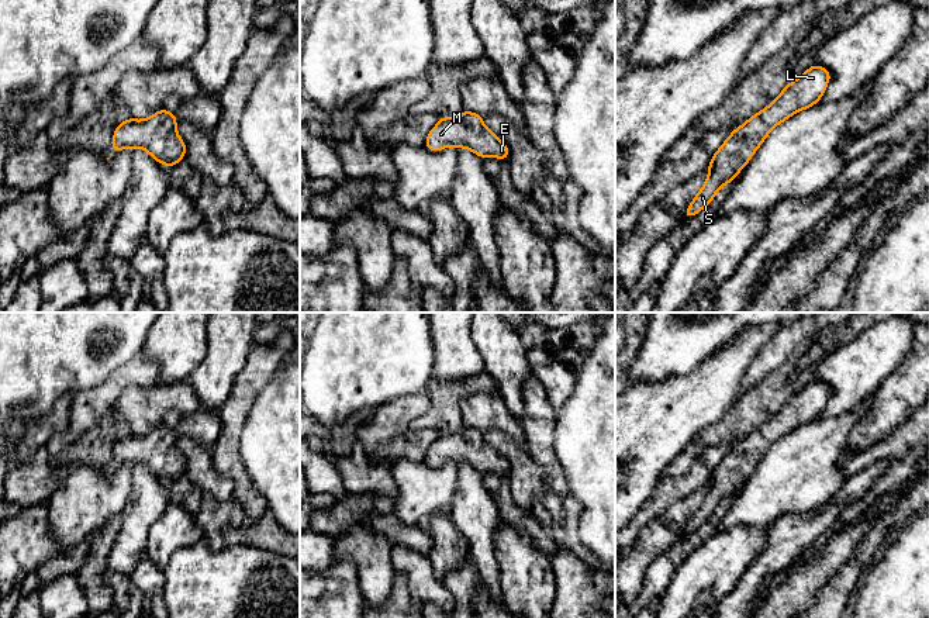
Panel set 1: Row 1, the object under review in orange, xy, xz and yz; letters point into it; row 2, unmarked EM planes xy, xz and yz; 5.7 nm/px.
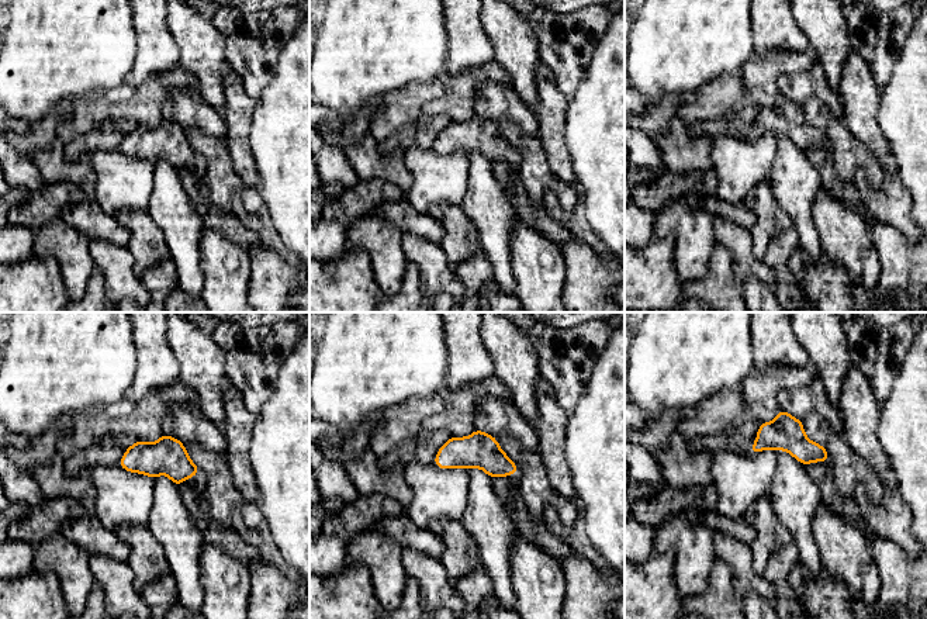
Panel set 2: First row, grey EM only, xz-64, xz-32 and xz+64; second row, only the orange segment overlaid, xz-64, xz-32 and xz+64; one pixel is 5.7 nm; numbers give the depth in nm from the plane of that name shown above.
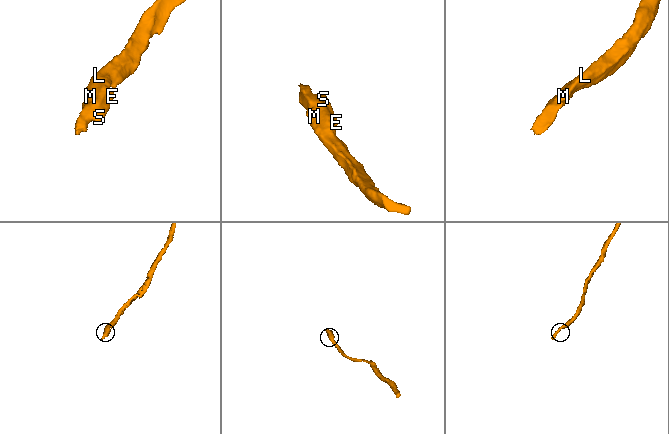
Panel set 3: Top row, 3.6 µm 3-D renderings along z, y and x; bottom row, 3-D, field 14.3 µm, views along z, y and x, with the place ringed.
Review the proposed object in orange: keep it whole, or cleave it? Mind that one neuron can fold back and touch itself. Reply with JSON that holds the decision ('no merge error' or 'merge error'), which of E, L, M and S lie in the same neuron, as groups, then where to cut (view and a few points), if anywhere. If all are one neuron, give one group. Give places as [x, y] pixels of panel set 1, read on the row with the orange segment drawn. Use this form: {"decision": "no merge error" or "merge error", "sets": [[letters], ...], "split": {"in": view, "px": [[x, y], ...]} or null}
{"decision": "no merge error", "sets": [["E", "L", "M", "S"]], "split": null}

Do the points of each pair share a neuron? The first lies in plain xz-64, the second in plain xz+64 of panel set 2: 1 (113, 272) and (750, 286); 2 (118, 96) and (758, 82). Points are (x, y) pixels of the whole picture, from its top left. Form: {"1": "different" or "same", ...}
{"1": "different", "2": "different"}

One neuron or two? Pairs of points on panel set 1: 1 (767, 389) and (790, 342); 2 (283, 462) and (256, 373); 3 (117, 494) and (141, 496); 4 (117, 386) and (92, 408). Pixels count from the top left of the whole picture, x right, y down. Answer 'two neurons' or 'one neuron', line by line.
1: two neurons
2: two neurons
3: two neurons
4: one neuron

